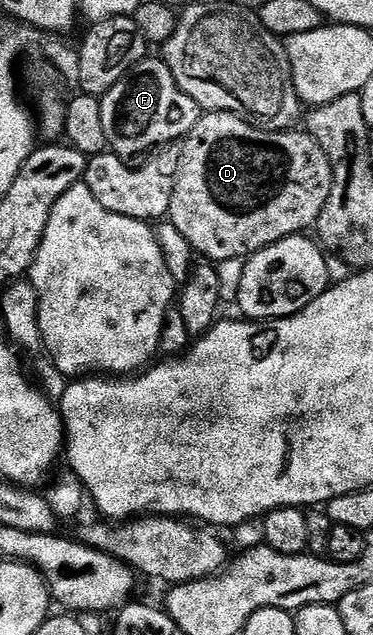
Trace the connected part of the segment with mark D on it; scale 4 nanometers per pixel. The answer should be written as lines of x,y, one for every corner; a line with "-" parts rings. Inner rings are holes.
207,112
199,117
195,127
187,134
186,138
182,139
179,170
175,174
175,187
171,197
169,220
177,228
177,232
181,232
181,236
185,236
185,240
189,240
192,251
196,255
203,254
199,256
215,264
225,260
233,260
234,258
246,259
259,250
269,248
286,238
292,238
294,234
307,232
310,226
312,229
318,223
321,208
325,208
325,200
329,200
332,180
333,172
331,171
329,156
325,156
321,144
317,144
317,140
313,140
313,136
302,129
260,130
258,126
251,125
246,118
240,118
238,114

